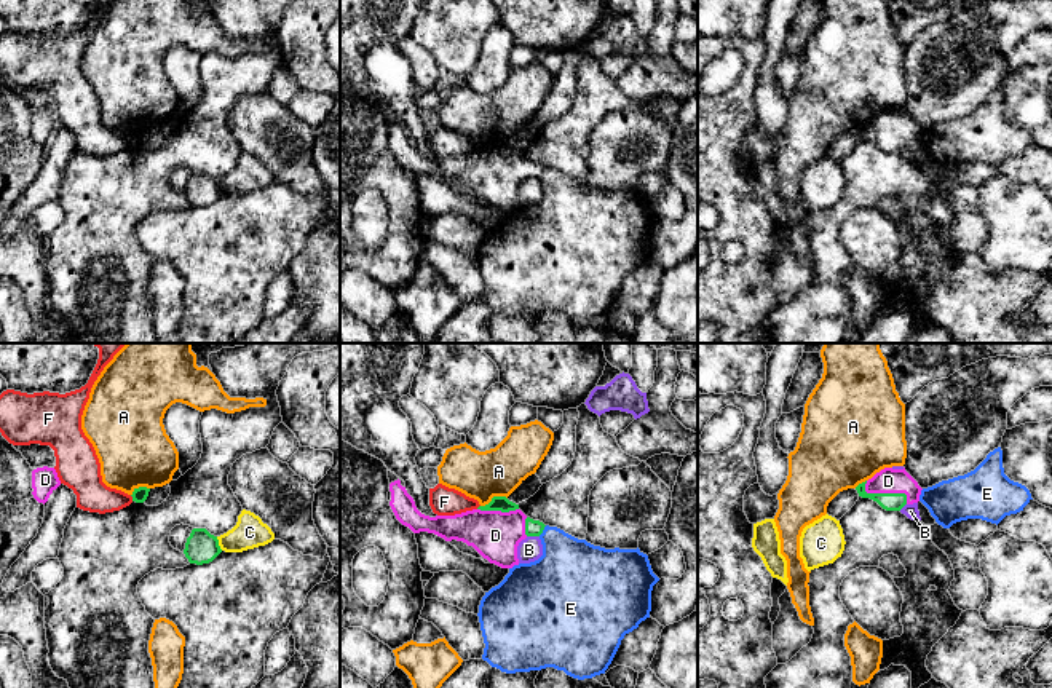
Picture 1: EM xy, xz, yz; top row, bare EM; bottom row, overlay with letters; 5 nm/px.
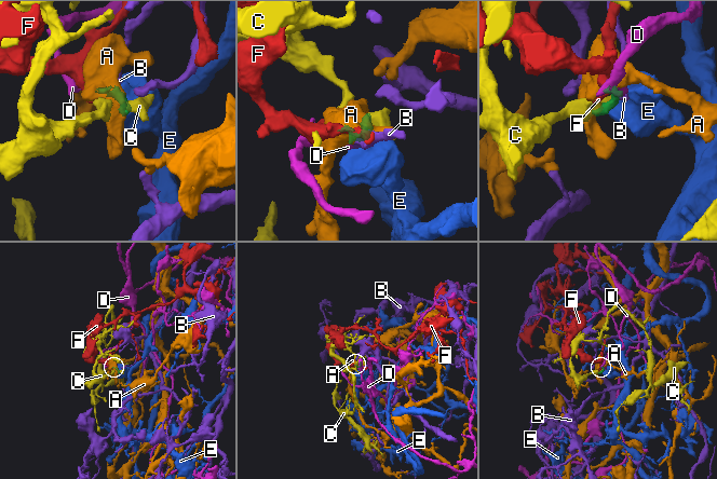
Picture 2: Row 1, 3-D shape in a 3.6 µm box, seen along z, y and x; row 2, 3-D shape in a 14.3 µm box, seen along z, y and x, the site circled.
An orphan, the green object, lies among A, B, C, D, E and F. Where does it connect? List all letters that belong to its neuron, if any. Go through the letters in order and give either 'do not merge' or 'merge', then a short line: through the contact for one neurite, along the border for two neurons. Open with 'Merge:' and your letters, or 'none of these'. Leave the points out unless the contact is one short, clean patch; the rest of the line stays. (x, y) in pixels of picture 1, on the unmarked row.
Merge: D
A: do not merge
B: do not merge; line xz (527, 177), (538, 179)
C: do not merge; line xy (216, 179), (222, 192)
D: merge; line yz (891, 144), (886, 136), (888, 123)
E: do not merge; line xz (546, 168), (538, 177)
F: do not merge; line xy (130, 138), (133, 142)

